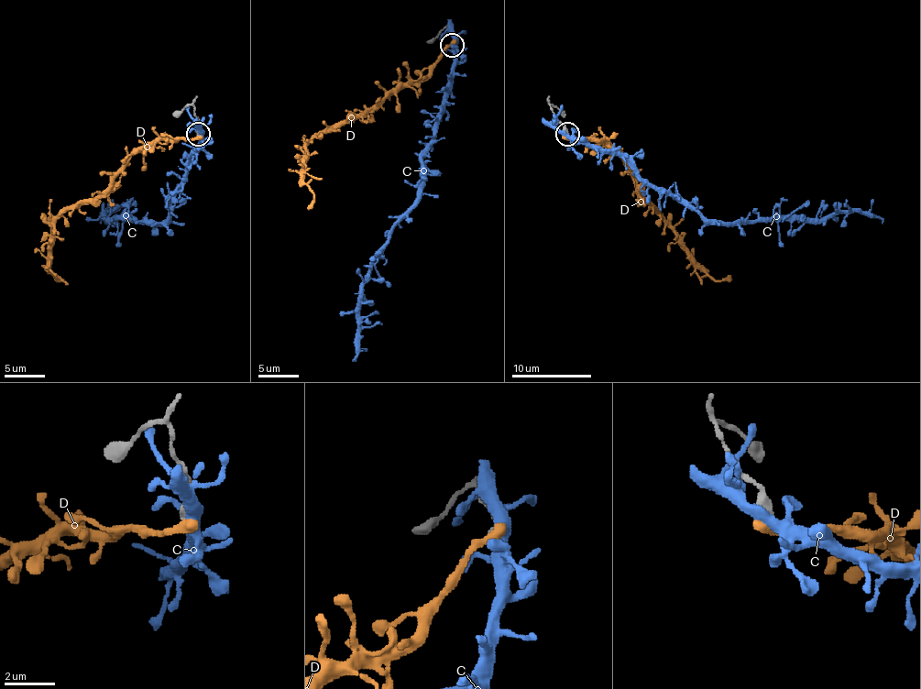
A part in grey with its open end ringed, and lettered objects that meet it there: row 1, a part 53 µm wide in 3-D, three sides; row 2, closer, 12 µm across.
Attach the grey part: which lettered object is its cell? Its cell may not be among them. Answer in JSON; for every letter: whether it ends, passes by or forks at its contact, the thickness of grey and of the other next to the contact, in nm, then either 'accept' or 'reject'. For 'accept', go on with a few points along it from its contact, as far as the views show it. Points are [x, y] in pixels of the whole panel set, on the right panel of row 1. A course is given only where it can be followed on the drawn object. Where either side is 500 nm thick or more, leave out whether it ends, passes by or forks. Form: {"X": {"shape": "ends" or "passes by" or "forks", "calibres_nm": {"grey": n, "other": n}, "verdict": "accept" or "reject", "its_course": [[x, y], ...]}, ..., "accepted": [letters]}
{"C": {"shape": "passes by", "calibres_nm": {"grey": 440, "other": 460}, "verdict": "reject"}, "D": {"calibres_nm": {"grey": 400, "other": 500}, "verdict": "reject"}, "accepted": []}

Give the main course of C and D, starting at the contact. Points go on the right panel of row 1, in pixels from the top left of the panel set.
C: (564, 131), (605, 149), (617, 149), (642, 178), (685, 200), (707, 220), (826, 220), (870, 212), (882, 224)
D: (566, 136), (571, 139), (607, 144), (633, 176), (639, 191), (703, 269), (715, 279), (725, 279), (731, 276)

